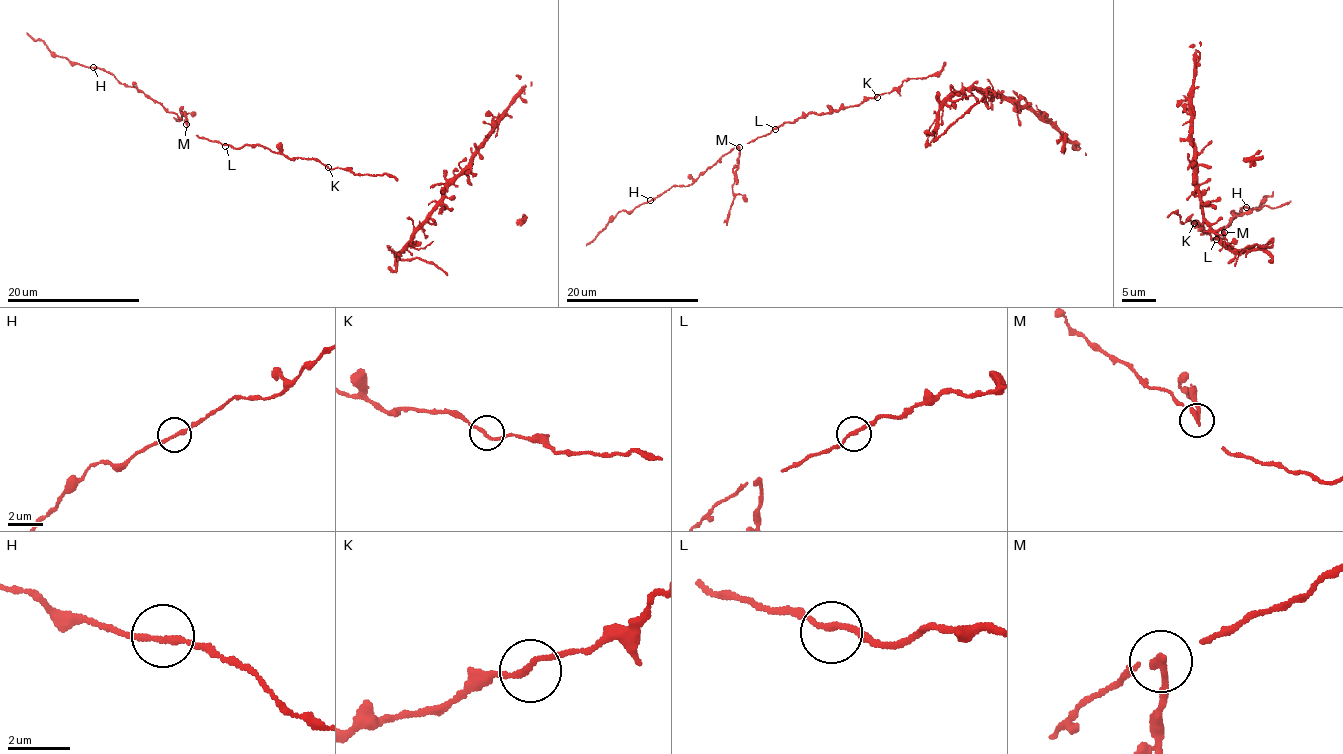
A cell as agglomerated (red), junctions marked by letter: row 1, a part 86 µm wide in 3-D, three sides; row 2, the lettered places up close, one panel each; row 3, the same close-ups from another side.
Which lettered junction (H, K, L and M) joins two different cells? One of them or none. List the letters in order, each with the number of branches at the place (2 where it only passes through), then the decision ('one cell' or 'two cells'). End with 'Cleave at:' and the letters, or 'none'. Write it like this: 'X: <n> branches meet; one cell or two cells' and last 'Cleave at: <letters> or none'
H: 2 branches meet; one cell
K: 2 branches meet; one cell
L: 2 branches meet; one cell
M: 2 branches meet; two cells
Cleave at: M

